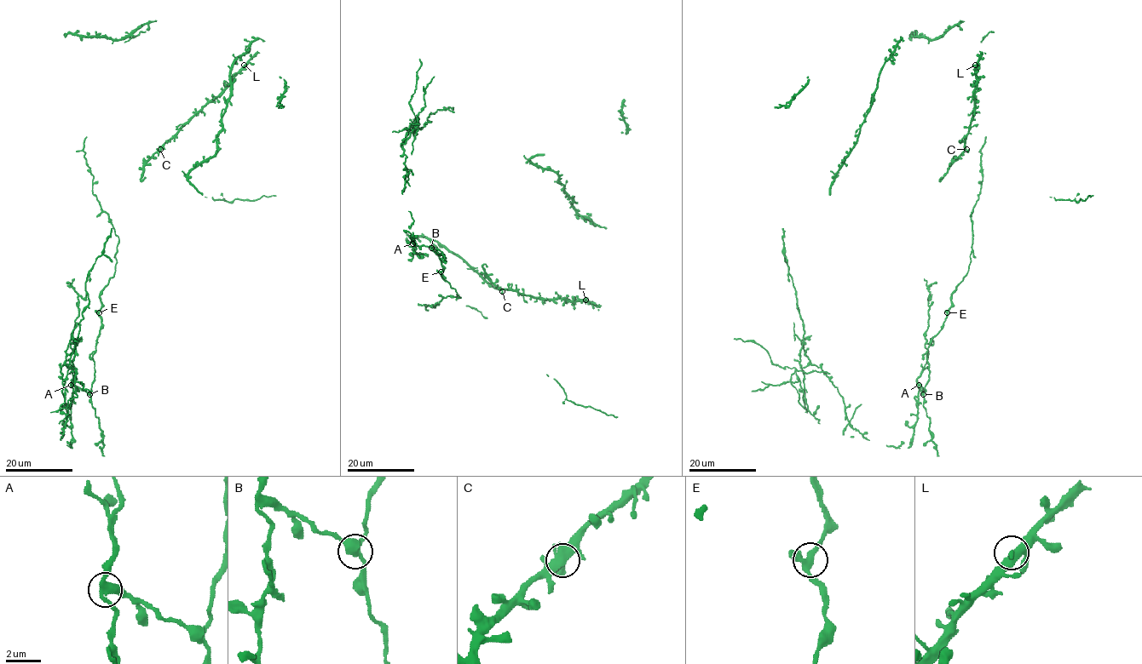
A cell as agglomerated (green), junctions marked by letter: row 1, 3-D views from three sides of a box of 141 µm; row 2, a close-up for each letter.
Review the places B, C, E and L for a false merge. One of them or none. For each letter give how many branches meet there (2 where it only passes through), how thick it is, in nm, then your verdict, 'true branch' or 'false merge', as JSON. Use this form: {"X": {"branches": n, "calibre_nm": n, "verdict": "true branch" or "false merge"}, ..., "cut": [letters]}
{"B": {"branches": 3, "calibre_nm": 360, "verdict": "false merge"}, "C": {"branches": 3, "calibre_nm": 400, "verdict": "true branch"}, "E": {"branches": 3, "calibre_nm": 340, "verdict": "true branch"}, "L": {"branches": 3, "calibre_nm": 360, "verdict": "true branch"}, "cut": ["B"]}

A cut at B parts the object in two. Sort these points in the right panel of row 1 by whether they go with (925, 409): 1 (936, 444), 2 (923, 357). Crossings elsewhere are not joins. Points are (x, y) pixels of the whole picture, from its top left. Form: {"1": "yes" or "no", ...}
{"1": "yes", "2": "yes"}

